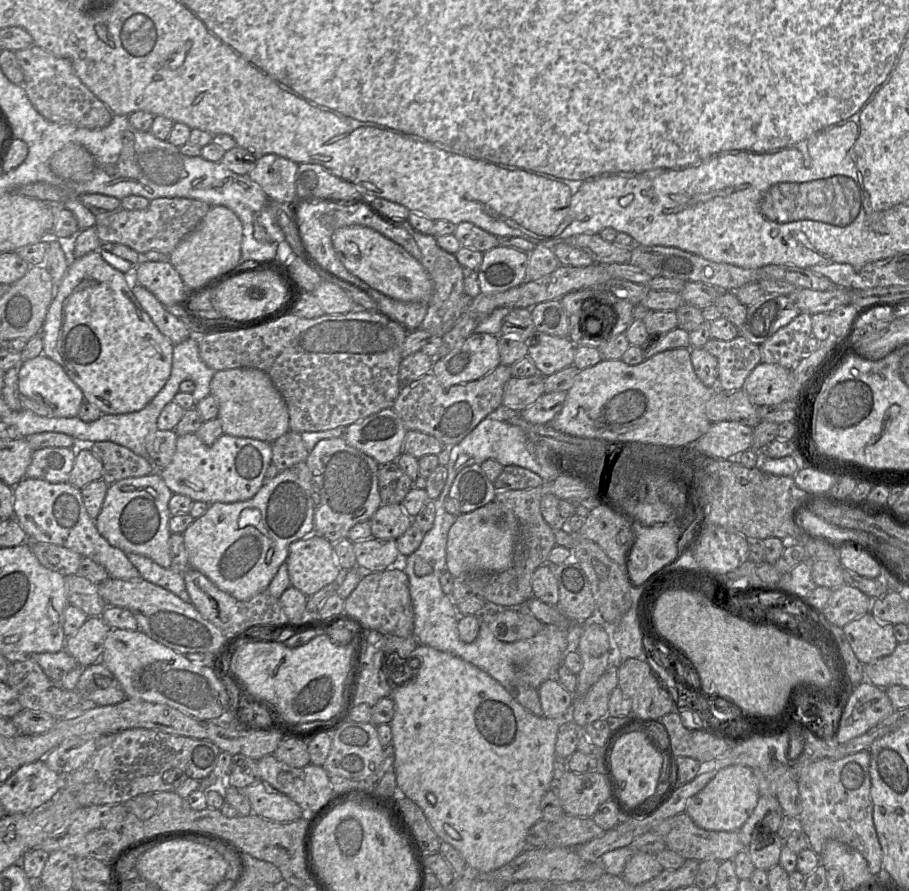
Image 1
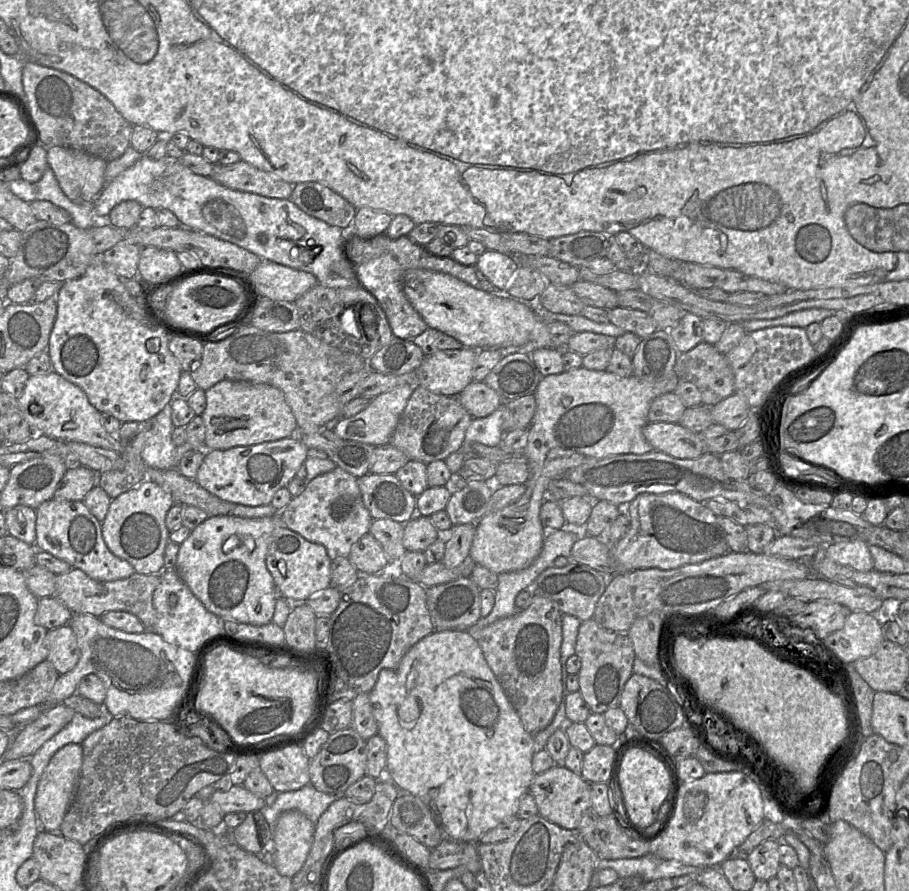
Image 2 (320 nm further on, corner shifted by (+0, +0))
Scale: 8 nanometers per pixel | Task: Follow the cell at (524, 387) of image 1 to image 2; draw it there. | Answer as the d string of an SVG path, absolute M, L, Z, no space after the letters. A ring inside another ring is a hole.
M472 381L458 395L460 404L472 418L486 417L502 403L501 396L484 381Z

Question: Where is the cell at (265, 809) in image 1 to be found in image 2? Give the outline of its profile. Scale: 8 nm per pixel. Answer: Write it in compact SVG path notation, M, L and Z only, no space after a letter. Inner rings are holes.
M233 785L228 791L215 791L210 797L210 800L217 804L224 814L259 811L265 805L264 799L248 791L243 785Z

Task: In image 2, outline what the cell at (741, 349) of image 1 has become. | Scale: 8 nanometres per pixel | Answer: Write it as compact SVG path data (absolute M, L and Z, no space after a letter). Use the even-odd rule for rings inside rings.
M705 341L690 351L678 354L675 373L679 380L697 386L702 395L702 404L707 407L735 393L735 377L726 355Z

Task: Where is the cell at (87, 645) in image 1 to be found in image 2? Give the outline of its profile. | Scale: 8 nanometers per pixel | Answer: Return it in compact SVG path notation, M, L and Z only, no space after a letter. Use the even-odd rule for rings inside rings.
M68 624L48 630L45 646L48 649L47 660L59 675L71 671L80 659L76 635Z

